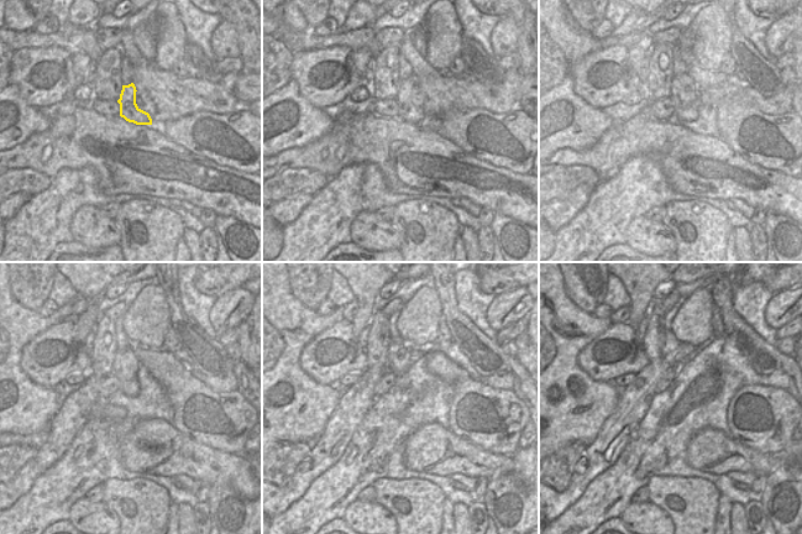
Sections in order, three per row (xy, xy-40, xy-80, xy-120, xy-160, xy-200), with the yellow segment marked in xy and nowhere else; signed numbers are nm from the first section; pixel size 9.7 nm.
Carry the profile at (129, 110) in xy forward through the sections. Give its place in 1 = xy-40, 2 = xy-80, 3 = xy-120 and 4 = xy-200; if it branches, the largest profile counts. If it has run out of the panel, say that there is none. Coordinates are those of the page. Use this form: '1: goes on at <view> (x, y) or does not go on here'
1: goes on at xy-40 (409, 98)
2: goes on at xy-80 (683, 93)
3: goes on at xy-120 (126, 364)
4: goes on at xy-200 (670, 344)

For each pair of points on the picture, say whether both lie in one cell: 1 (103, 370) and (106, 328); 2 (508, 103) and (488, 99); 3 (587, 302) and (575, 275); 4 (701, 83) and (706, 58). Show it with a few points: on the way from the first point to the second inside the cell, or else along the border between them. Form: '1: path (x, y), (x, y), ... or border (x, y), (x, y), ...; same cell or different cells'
1: path (103, 360), (105, 338); same cell
2: path (503, 100), (493, 99); same cell
3: path (587, 296), (581, 281); same cell
4: border (681, 51), (690, 51), (701, 67), (718, 72); different cells

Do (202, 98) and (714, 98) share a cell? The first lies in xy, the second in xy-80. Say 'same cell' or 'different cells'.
same cell

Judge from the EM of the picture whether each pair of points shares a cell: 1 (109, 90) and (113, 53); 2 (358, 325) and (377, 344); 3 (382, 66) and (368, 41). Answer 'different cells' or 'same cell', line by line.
1: same cell
2: different cells
3: different cells

